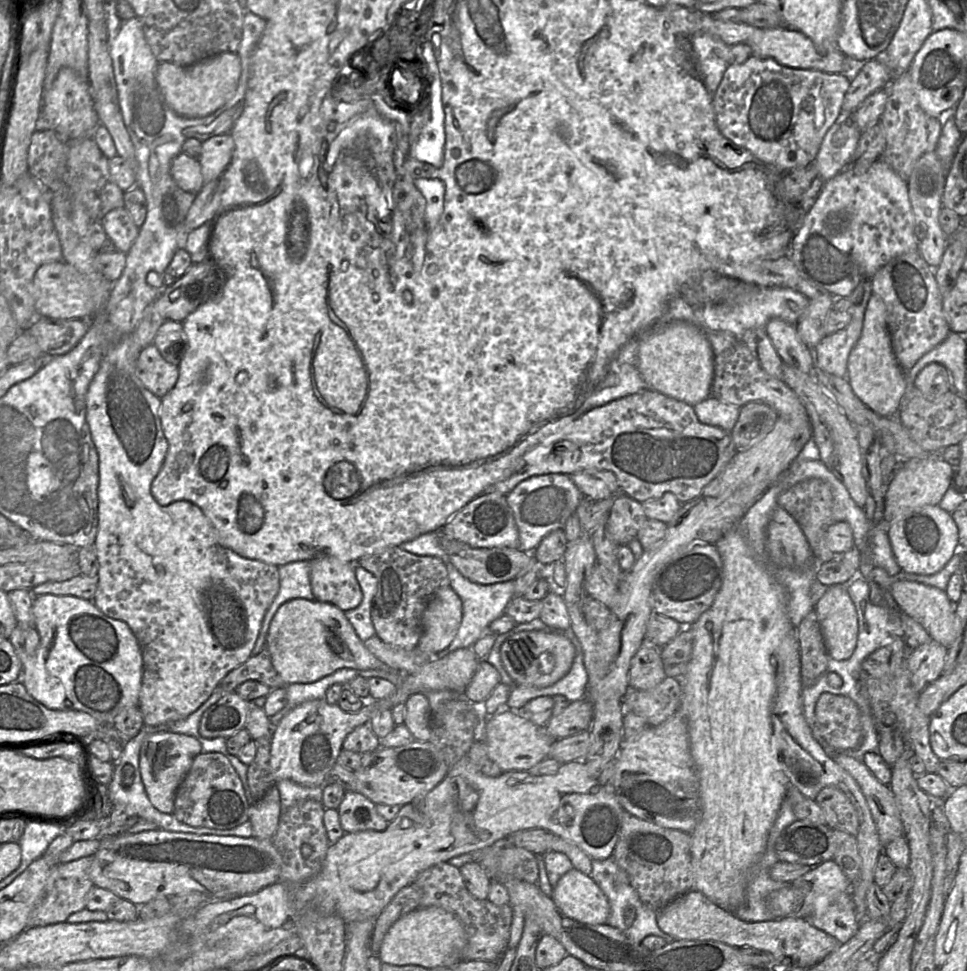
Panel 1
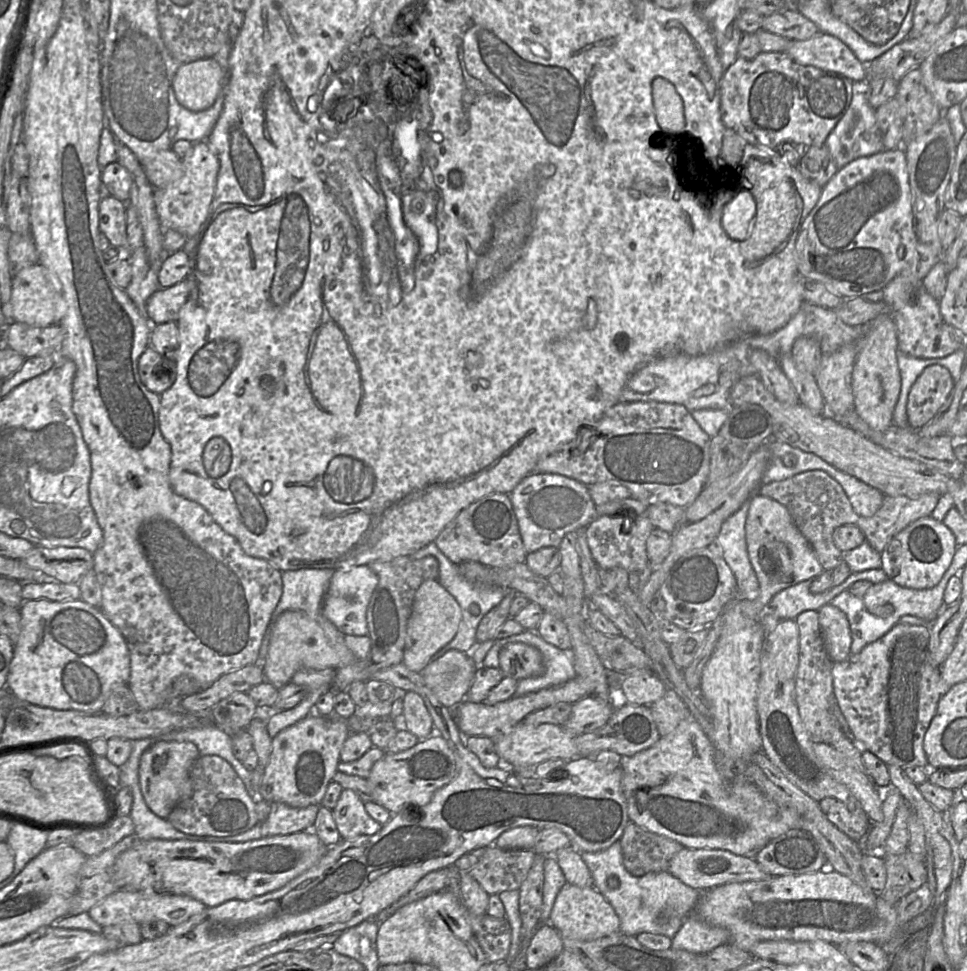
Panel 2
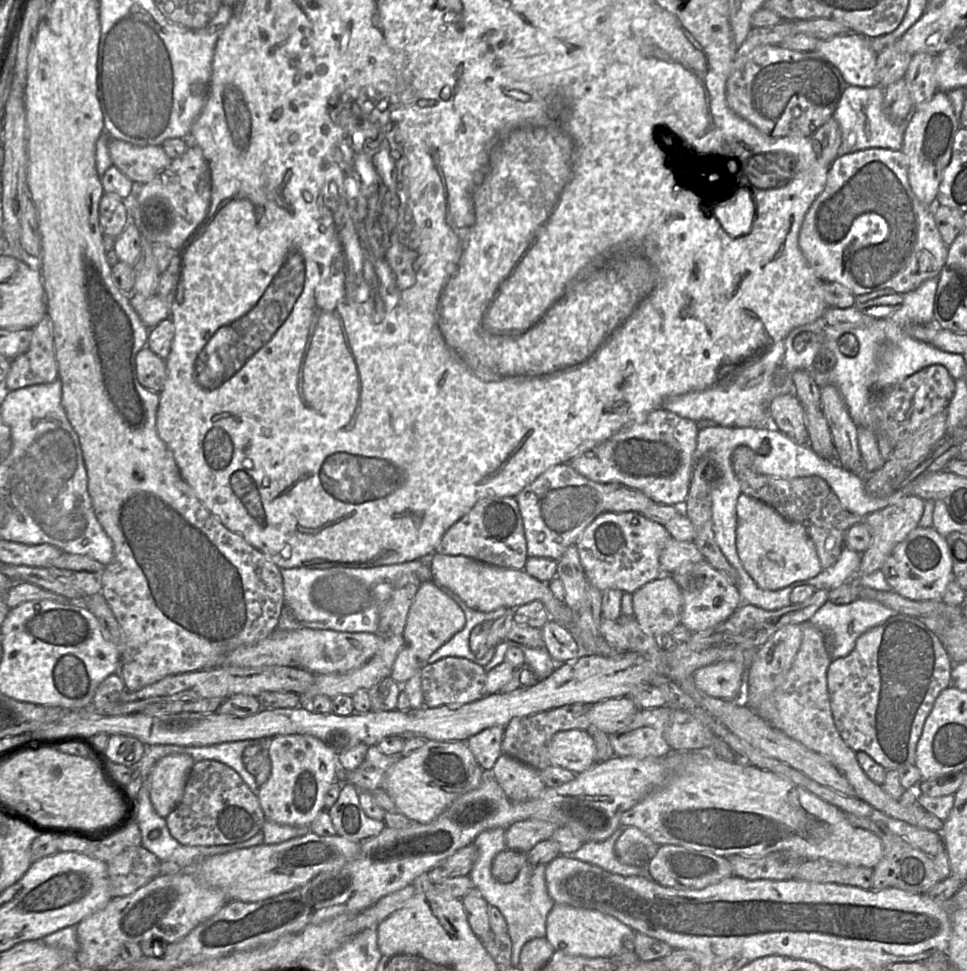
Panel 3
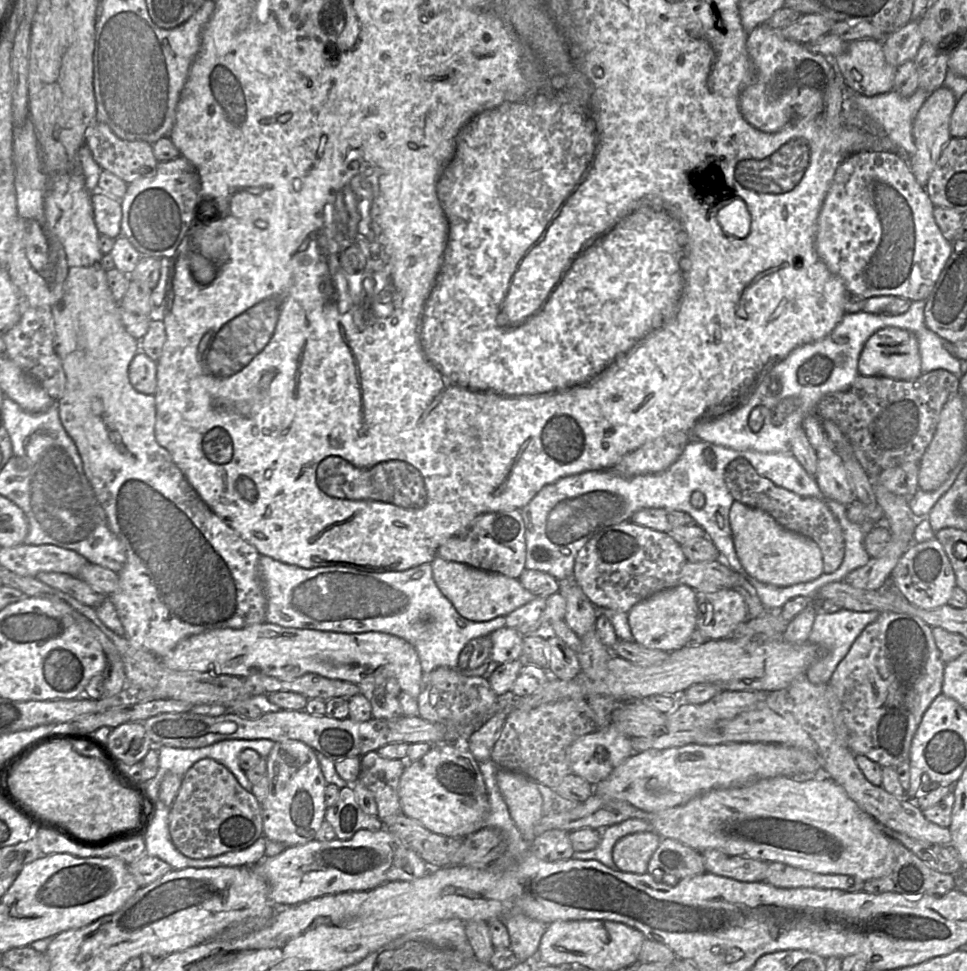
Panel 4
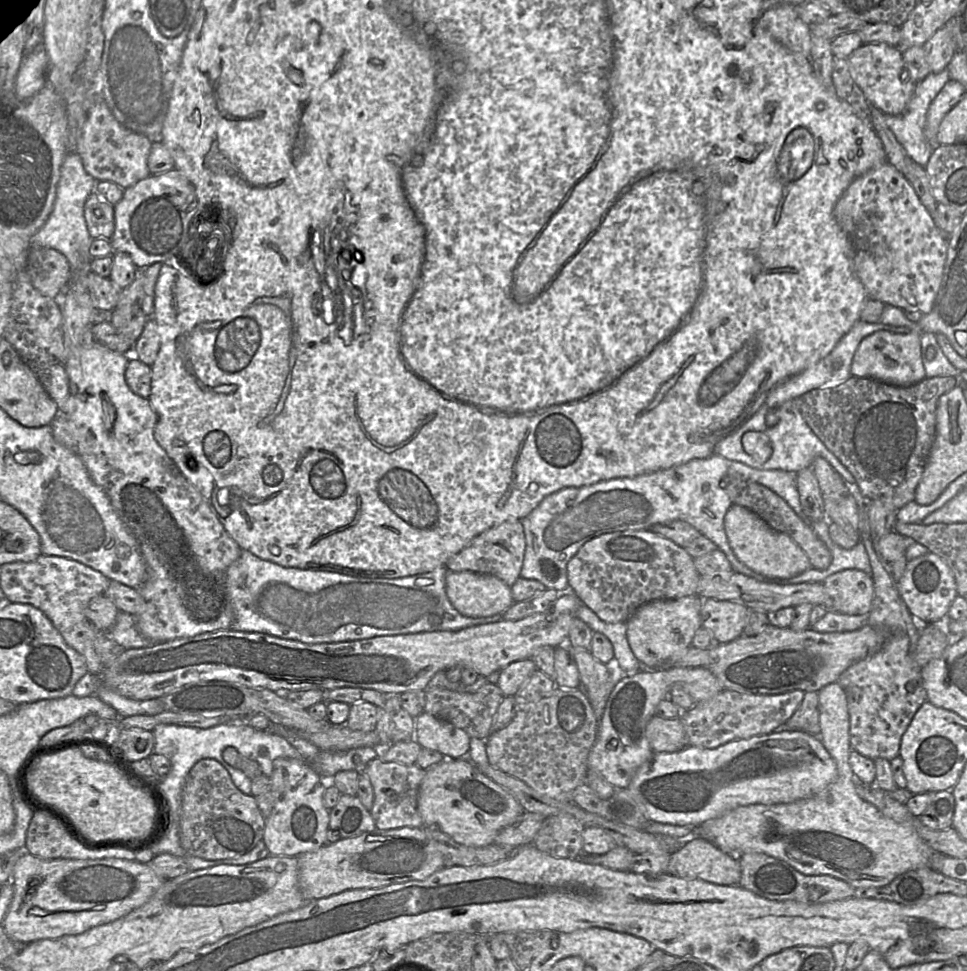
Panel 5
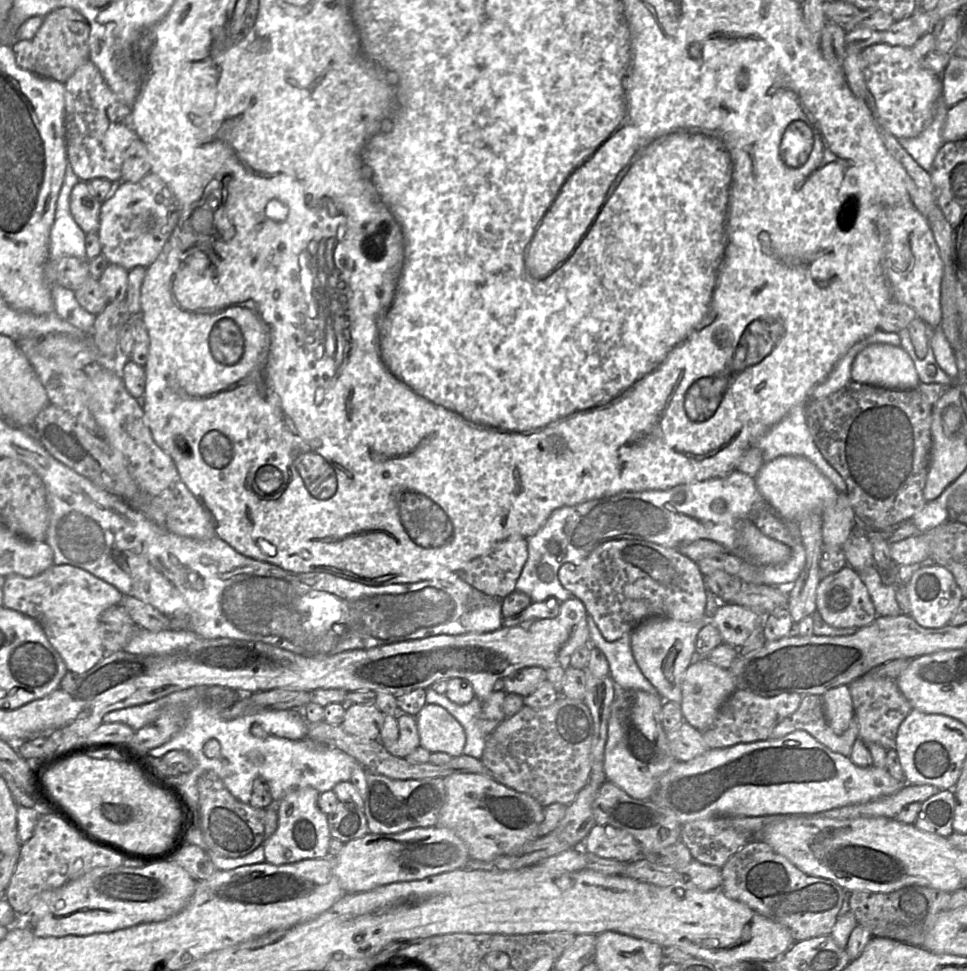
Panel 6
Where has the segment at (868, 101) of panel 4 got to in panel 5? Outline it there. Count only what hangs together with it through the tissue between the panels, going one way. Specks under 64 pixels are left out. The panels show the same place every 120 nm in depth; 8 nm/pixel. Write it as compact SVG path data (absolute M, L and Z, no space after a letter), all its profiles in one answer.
M948 69L938 73L930 73L917 83L914 94L906 109L898 115L884 115L887 126L907 154L916 163L925 167L934 150L925 137L925 124L928 108L950 80Z

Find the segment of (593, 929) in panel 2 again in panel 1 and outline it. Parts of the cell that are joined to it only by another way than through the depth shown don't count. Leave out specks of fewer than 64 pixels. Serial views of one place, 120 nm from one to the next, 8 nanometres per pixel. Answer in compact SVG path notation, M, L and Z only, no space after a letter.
M572 868L553 888L552 899L567 917L585 924L606 924L610 903L606 895L591 878Z

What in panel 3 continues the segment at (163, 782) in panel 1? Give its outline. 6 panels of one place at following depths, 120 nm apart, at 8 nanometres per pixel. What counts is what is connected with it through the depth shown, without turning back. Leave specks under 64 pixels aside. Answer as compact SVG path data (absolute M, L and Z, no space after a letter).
M170 754L159 759L150 772L150 800L156 813L166 818L182 799L195 761L188 754Z

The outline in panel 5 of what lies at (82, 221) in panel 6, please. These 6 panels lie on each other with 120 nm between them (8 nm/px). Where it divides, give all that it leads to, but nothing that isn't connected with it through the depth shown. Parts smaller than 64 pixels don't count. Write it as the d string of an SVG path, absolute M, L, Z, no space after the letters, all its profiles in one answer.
M93 191L84 205L84 217L90 236L111 239L115 230L114 205Z

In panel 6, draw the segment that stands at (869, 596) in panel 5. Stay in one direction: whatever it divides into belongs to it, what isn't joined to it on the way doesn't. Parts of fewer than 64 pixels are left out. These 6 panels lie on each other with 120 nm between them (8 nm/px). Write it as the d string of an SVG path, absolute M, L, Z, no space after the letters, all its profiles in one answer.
M849 566L822 578L816 591L816 612L835 628L862 628L877 618L874 605L866 585L859 574Z

